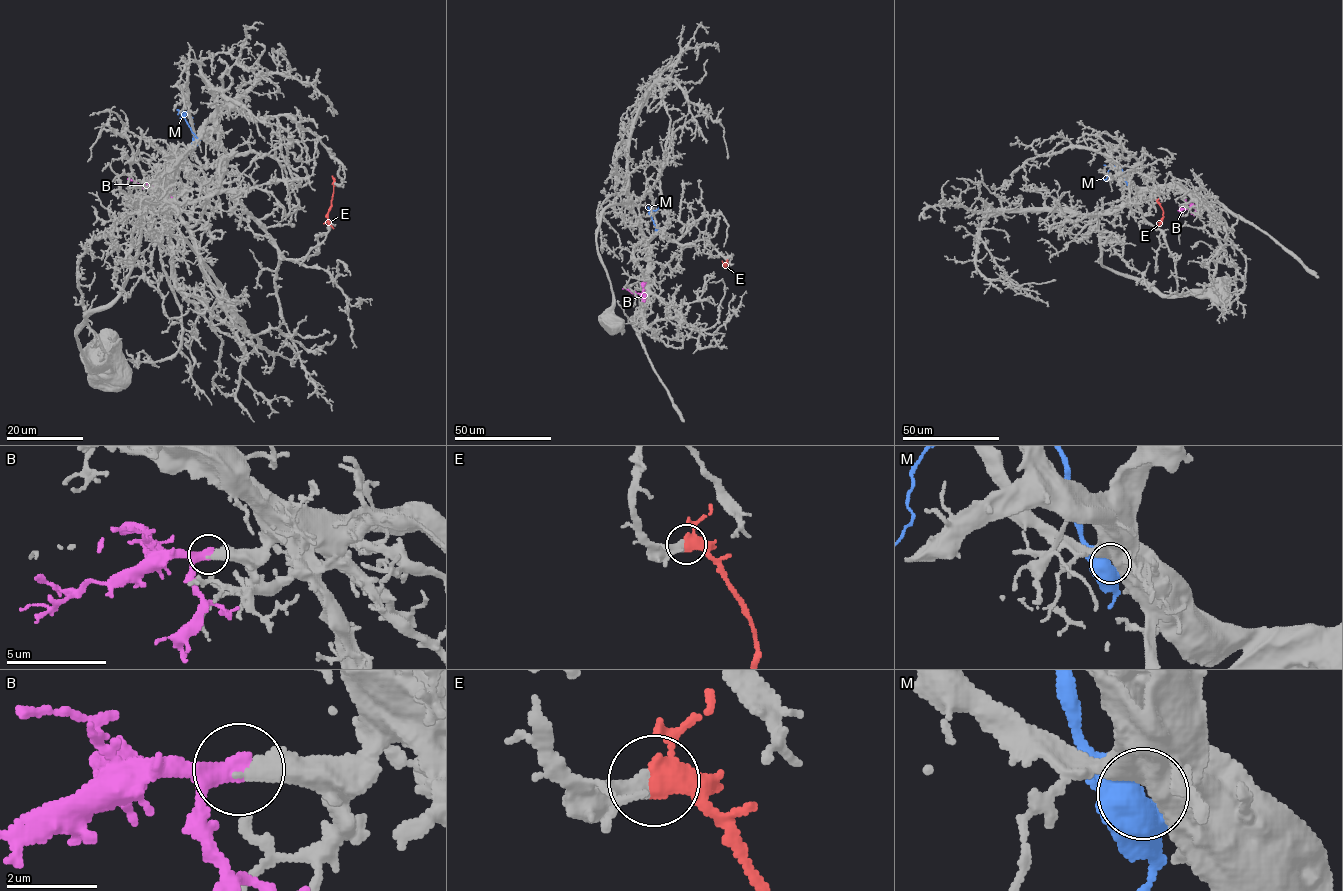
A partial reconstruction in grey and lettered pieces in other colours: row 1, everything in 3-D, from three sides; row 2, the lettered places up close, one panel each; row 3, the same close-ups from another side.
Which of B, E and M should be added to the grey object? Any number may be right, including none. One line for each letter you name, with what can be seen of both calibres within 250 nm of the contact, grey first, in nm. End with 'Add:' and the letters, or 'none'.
B: 400 nm thick on the grey side, 280 nm on the other
E: 340 nm thick on the grey side, 400 nm on the other
Add: B, E

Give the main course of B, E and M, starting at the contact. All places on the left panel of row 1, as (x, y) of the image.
B: (166, 189), (139, 185), (128, 179)
E: (335, 183), (328, 223), (333, 228)
M: (196, 141), (192, 121), (185, 112), (184, 118), (200, 140)

